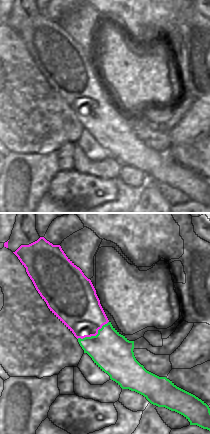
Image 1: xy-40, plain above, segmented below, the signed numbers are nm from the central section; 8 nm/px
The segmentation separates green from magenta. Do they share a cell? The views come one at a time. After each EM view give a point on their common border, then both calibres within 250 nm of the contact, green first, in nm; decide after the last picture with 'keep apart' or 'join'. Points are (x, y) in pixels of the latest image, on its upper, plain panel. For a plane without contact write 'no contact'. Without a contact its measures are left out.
(93, 112) | 320/340 nm

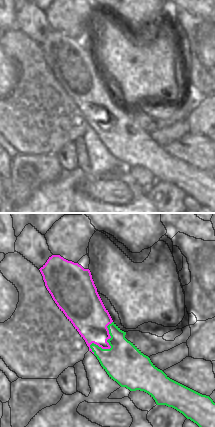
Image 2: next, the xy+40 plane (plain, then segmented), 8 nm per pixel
(110, 124) | 320/240 nm

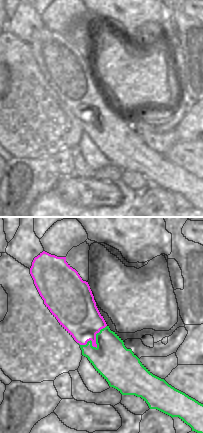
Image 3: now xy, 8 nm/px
(97, 121) | 300/300 nm

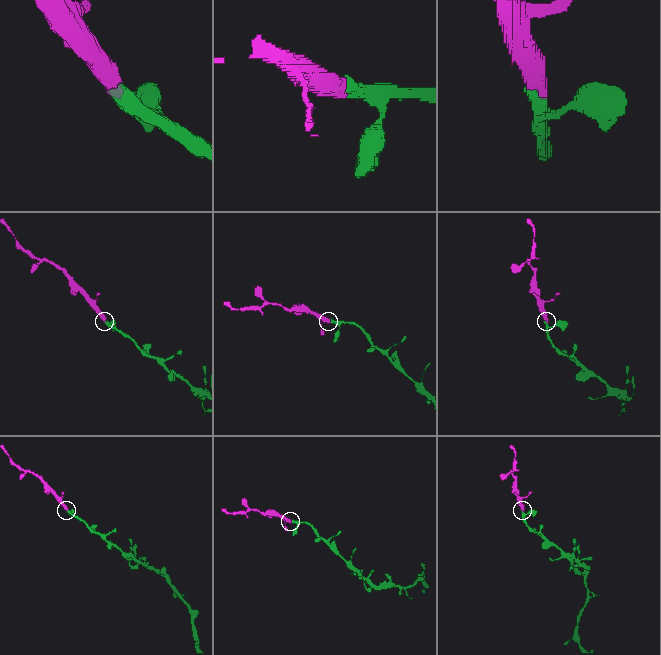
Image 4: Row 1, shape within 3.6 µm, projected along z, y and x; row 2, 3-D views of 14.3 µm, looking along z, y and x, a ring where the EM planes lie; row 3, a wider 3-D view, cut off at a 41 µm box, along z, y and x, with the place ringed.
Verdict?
join

